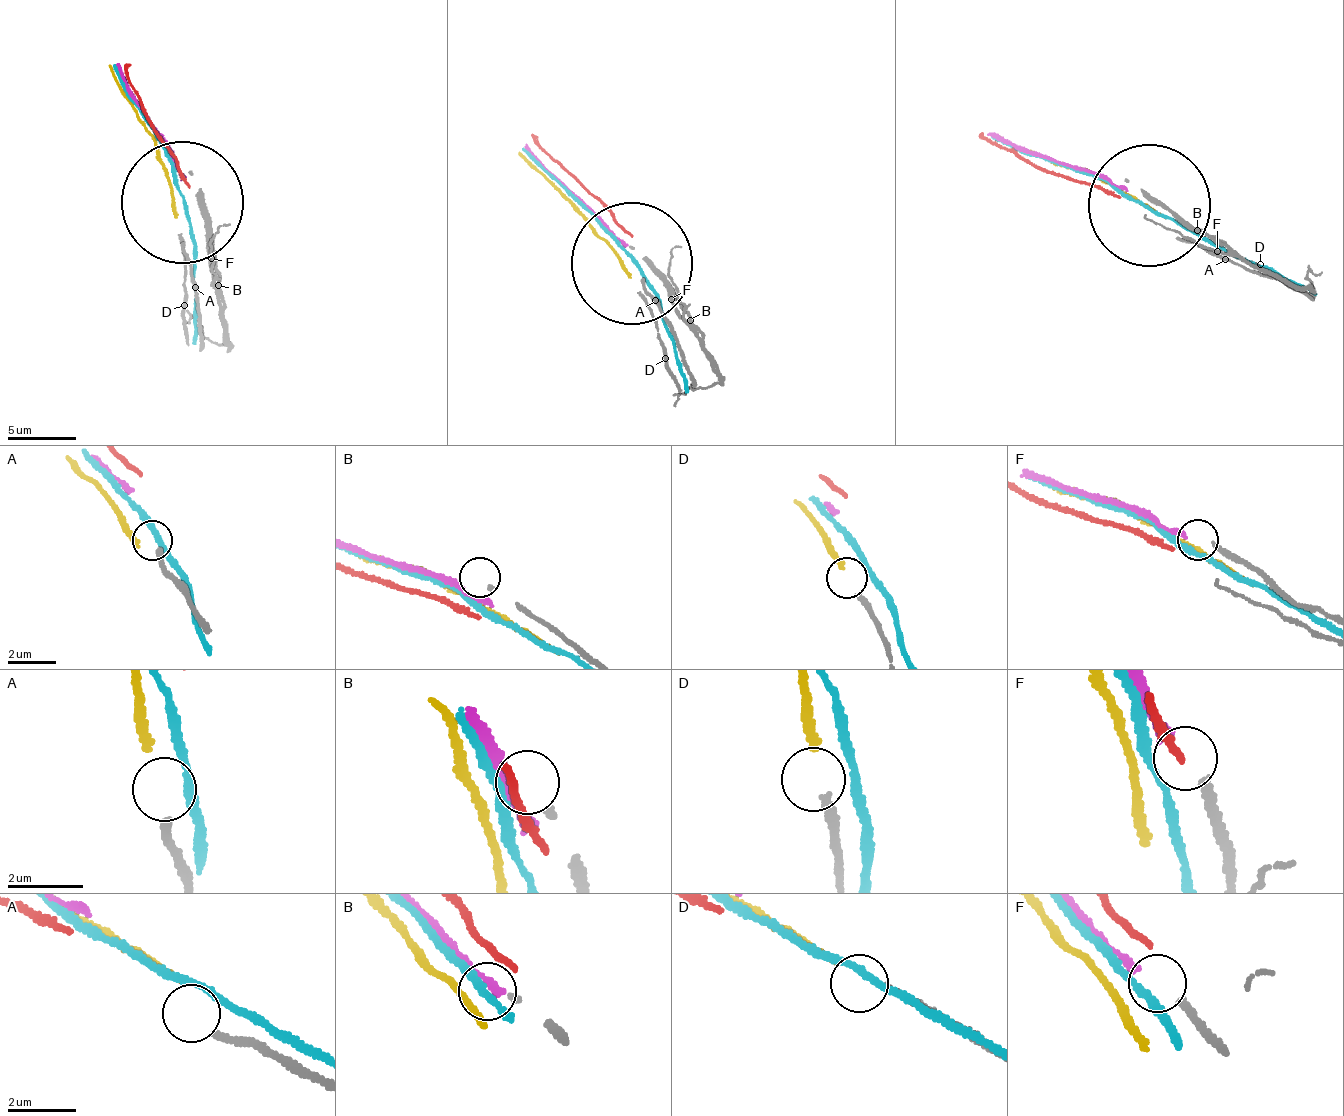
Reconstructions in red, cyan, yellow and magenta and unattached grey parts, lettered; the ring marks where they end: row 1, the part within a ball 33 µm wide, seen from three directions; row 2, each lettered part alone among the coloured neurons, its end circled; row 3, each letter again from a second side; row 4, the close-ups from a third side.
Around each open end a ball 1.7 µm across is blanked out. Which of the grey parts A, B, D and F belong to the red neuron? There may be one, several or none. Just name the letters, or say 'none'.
none

